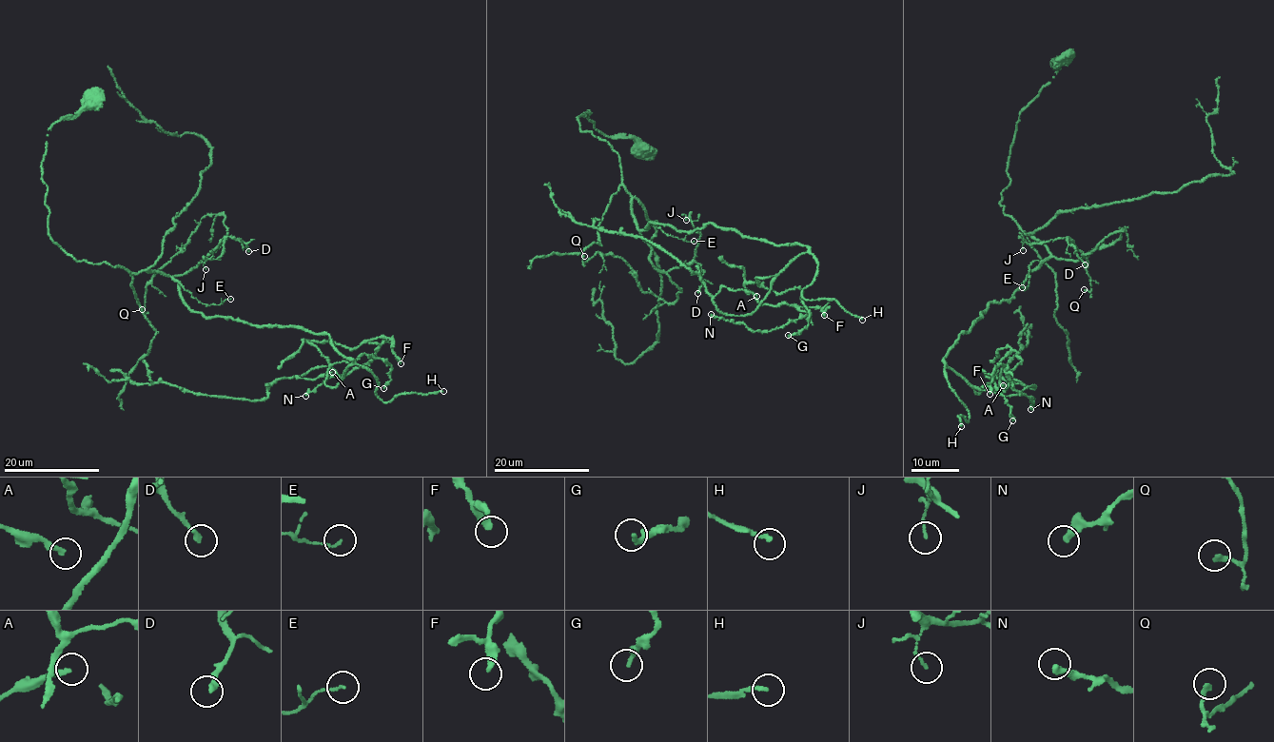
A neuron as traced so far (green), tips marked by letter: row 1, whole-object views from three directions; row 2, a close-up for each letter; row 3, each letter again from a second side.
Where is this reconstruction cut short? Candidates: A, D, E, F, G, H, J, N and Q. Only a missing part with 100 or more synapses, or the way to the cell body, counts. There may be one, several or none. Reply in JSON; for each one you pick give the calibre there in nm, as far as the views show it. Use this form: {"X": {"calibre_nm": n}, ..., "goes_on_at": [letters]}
{"H": {"calibre_nm": 200}, "goes_on_at": ["H"]}

